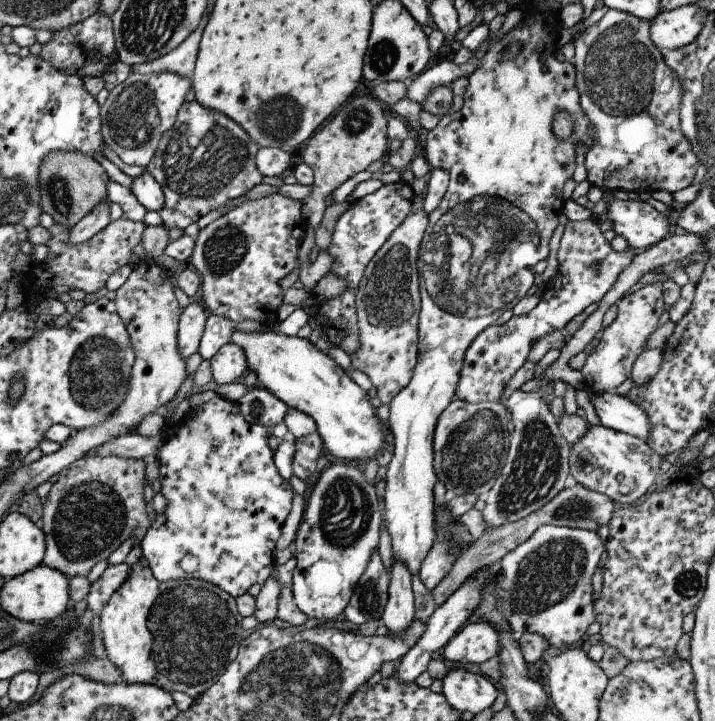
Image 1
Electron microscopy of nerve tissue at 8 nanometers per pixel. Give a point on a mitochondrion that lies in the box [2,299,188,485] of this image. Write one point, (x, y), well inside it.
(98, 368)

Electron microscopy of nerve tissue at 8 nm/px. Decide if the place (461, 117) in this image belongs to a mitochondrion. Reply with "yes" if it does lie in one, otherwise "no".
no

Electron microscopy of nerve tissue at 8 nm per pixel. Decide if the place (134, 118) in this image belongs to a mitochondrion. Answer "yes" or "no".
yes

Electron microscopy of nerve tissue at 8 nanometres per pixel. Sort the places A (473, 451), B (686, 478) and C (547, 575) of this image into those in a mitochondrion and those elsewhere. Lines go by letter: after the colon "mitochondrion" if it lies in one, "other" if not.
A: mitochondrion
B: other
C: mitochondrion

